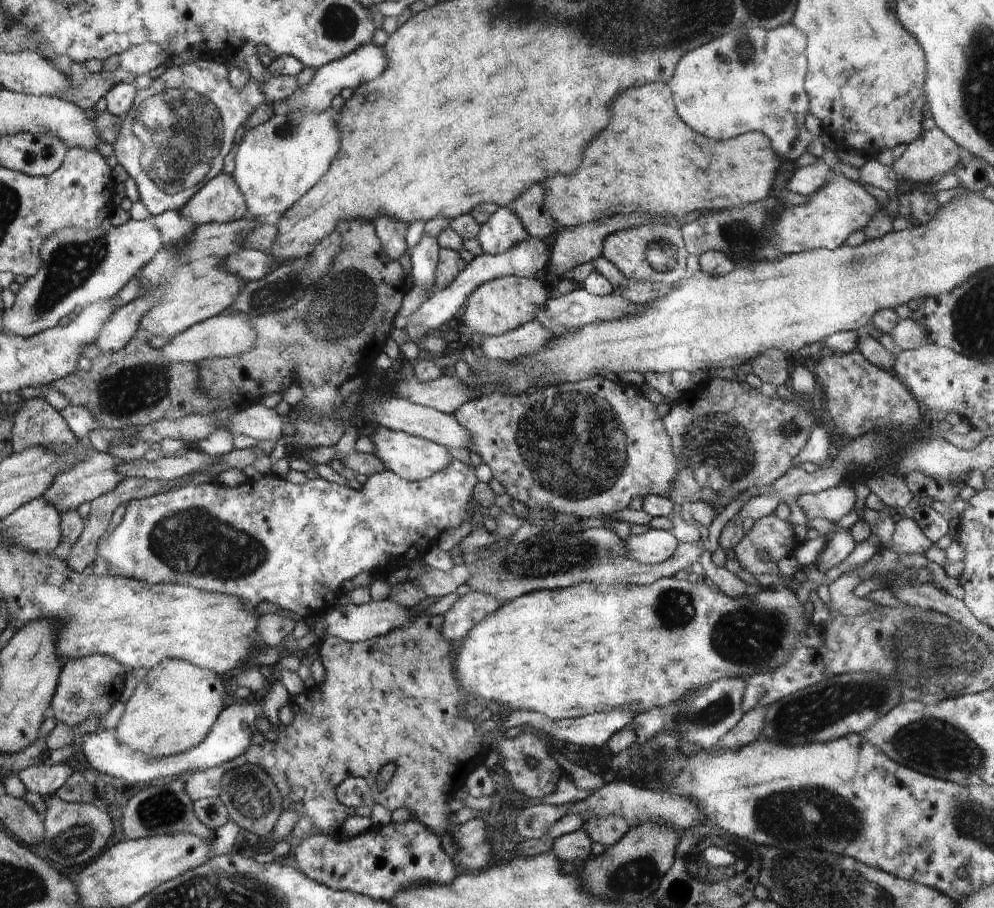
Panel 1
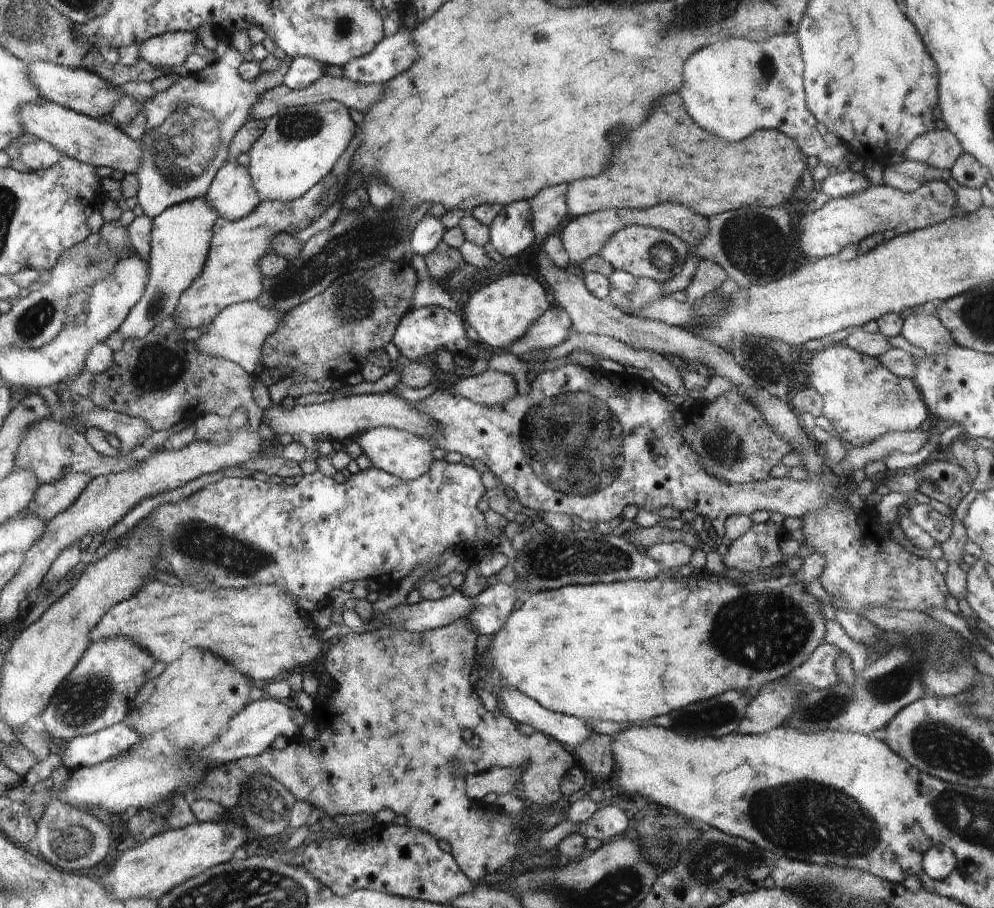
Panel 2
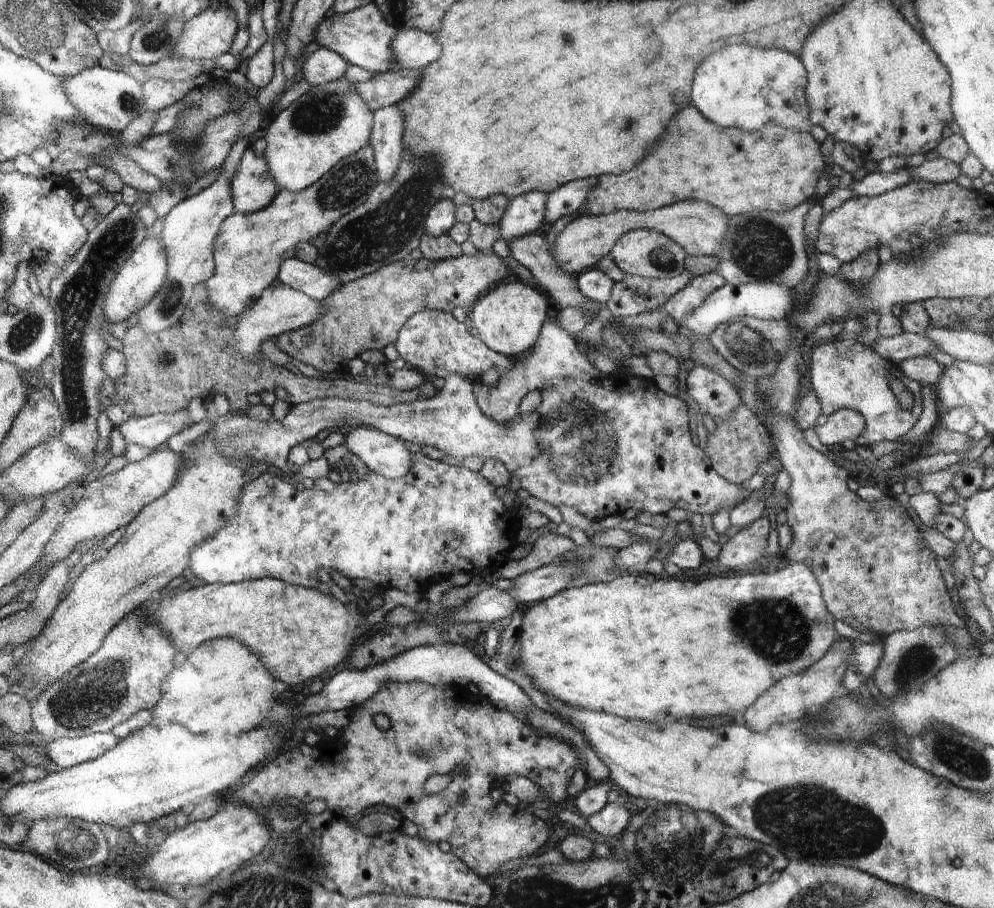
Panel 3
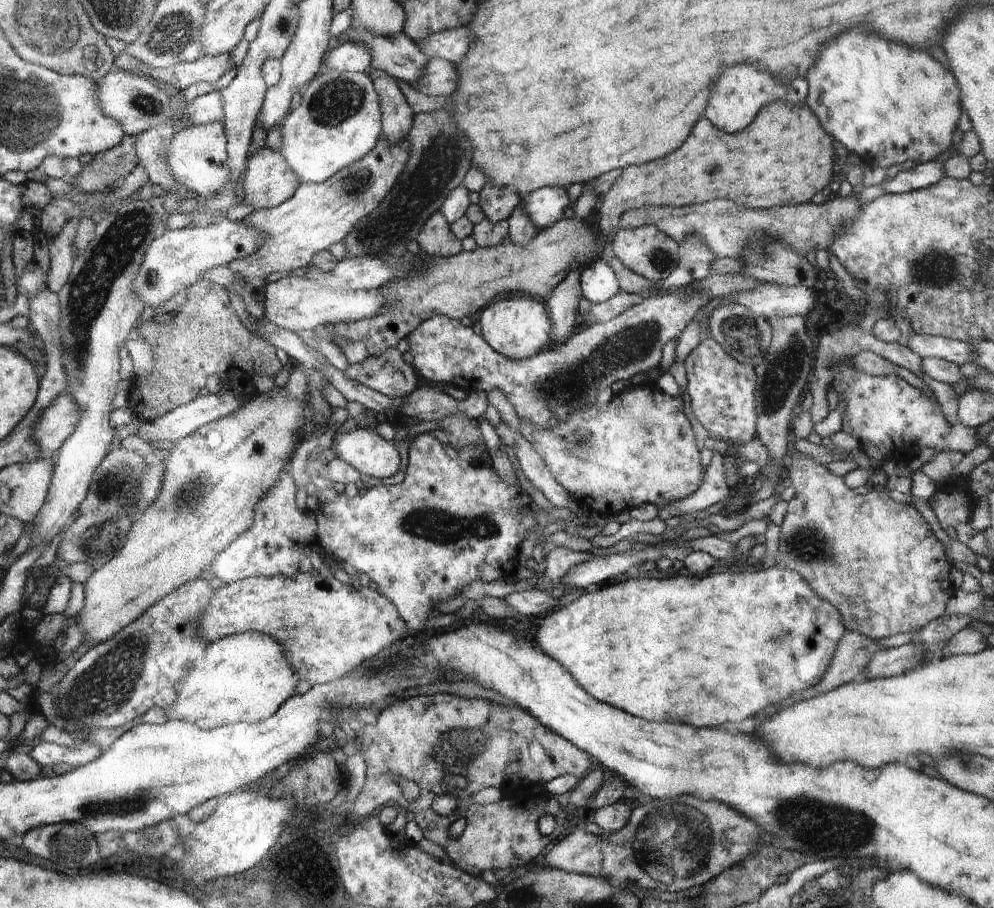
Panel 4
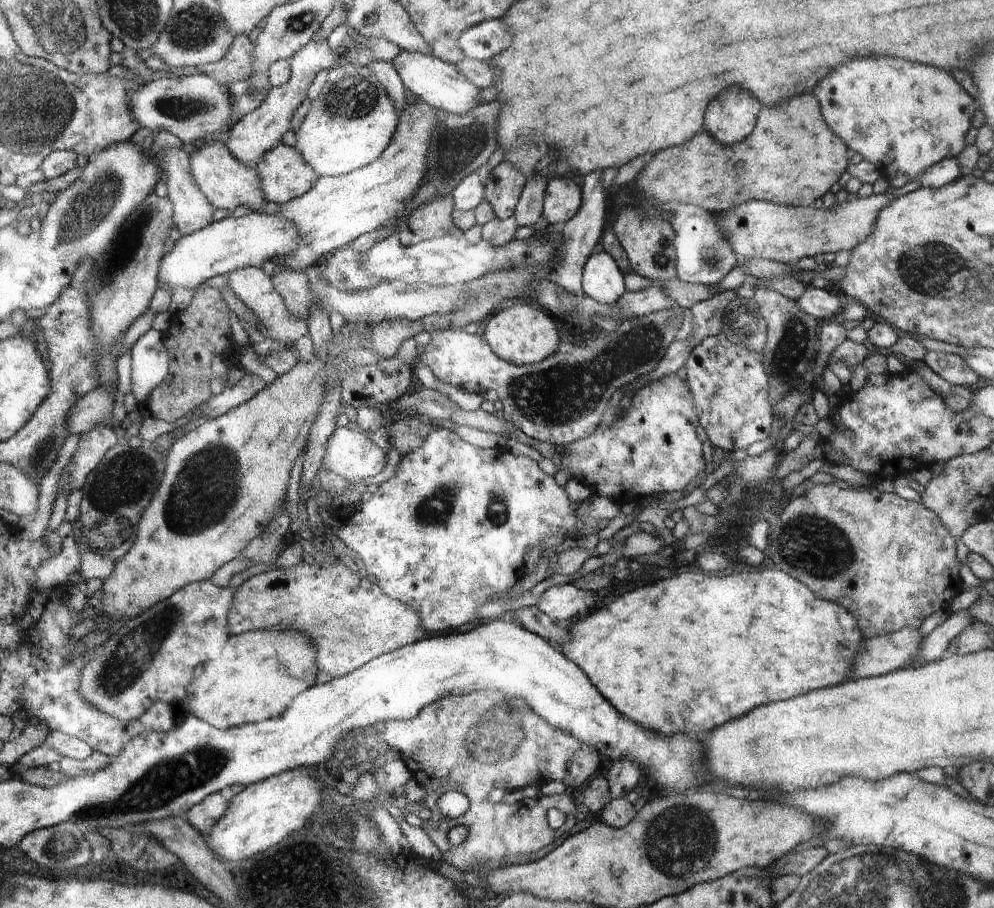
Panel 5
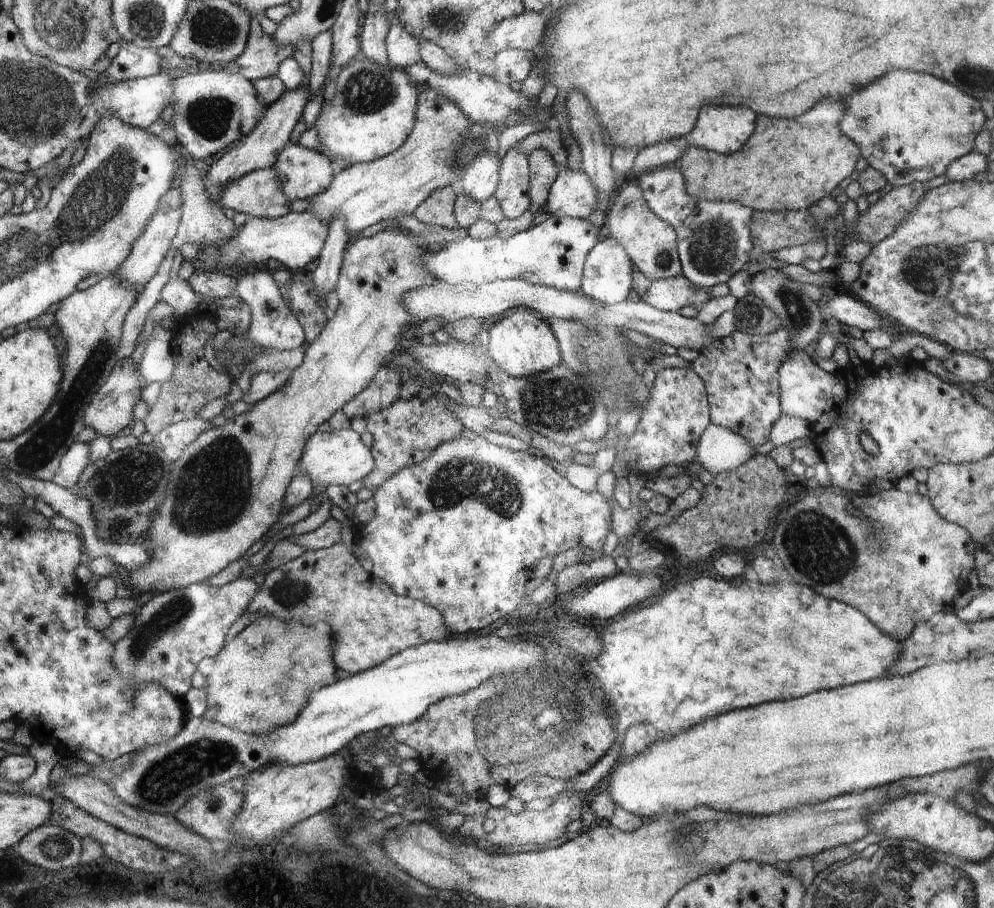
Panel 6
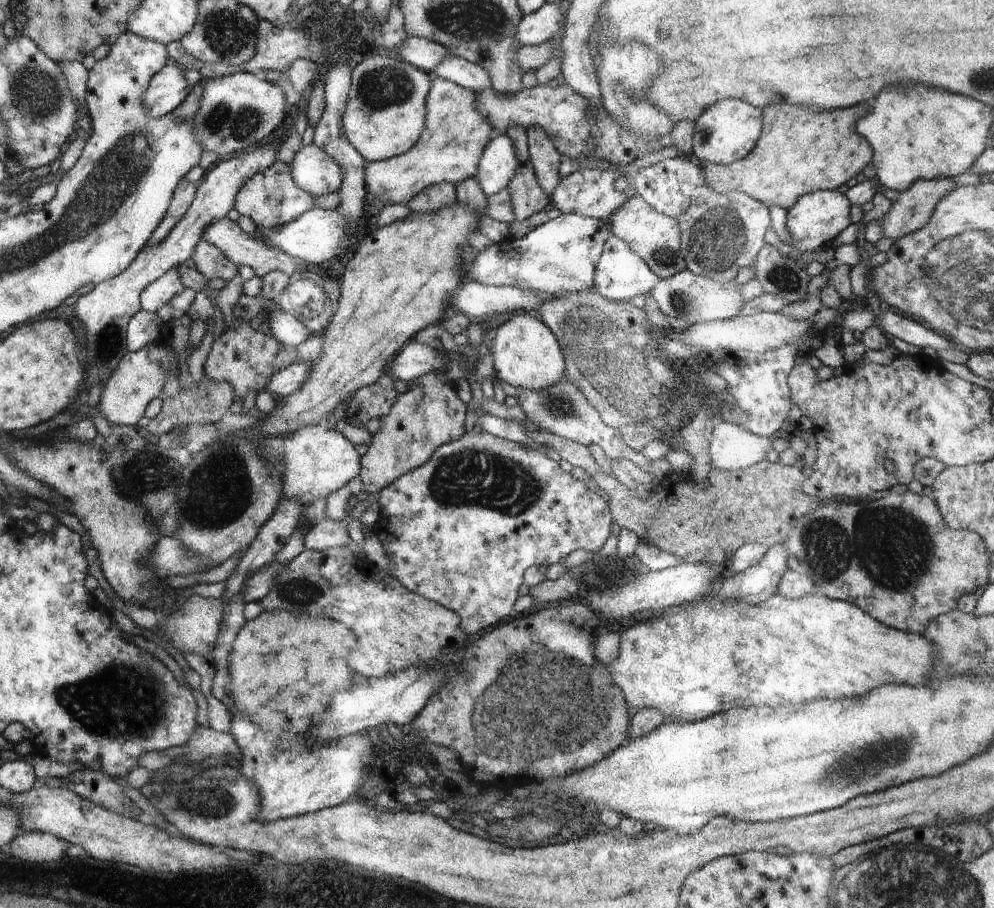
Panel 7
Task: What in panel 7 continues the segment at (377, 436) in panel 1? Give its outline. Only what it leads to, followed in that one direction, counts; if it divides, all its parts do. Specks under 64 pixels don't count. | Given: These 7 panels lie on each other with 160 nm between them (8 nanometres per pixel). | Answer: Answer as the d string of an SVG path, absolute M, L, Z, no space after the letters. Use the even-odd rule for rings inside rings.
M323 425L300 427L298 431L291 432L291 435L266 438L264 442L266 462L270 468L283 473L282 498L297 499L302 506L316 500L326 500L361 471L360 454L356 452L354 444L341 432L327 429Z

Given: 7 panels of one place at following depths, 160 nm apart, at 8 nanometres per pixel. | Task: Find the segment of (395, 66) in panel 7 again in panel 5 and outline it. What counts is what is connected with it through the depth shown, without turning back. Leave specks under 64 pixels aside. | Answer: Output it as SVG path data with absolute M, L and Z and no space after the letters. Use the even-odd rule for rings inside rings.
M348 60L329 70L322 92L311 103L302 125L294 130L297 142L294 147L320 177L347 175L374 163L394 139L402 112L395 107L375 72Z

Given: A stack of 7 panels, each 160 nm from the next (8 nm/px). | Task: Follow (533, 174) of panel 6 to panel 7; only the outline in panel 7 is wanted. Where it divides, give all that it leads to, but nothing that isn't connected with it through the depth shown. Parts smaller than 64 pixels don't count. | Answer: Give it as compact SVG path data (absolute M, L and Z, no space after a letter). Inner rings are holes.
M532 126L526 132L529 155L538 184L550 196L561 181L558 173L561 154L543 128Z

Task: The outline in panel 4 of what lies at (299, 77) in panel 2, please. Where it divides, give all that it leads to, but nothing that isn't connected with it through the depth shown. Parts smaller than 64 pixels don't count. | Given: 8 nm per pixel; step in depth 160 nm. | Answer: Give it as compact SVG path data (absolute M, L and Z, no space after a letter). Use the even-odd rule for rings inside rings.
M343 39L335 43L328 59L324 60L326 70L336 72L356 72L371 75L372 56L364 42L350 42Z

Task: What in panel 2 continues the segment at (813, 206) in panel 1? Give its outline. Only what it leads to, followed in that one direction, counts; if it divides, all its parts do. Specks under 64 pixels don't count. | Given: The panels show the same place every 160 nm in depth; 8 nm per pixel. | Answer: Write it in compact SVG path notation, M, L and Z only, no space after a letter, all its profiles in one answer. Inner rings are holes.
M946 181L925 182L914 192L905 193L897 188L886 184L872 185L866 192L847 197L830 199L819 210L808 212L798 220L801 234L796 235L800 242L800 250L810 260L836 256L846 246L858 246L865 238L874 233L883 234L885 230L892 230L895 235L906 234L926 227L944 223L952 217L963 217L965 214L962 207L956 201L955 191L950 188Z

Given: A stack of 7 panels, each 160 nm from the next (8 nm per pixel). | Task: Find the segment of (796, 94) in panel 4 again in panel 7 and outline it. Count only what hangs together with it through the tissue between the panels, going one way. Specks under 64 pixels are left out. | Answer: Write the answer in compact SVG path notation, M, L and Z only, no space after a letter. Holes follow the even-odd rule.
M724 100L708 107L698 119L693 137L693 153L698 162L727 165L752 152L762 132L762 110L742 100Z

